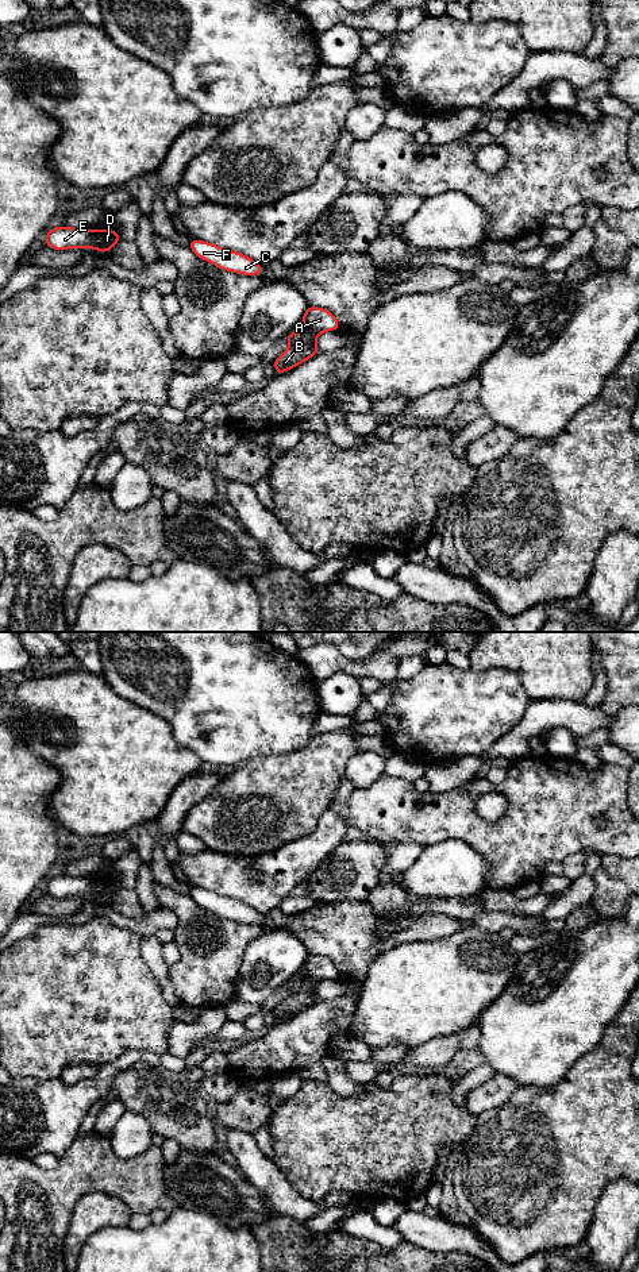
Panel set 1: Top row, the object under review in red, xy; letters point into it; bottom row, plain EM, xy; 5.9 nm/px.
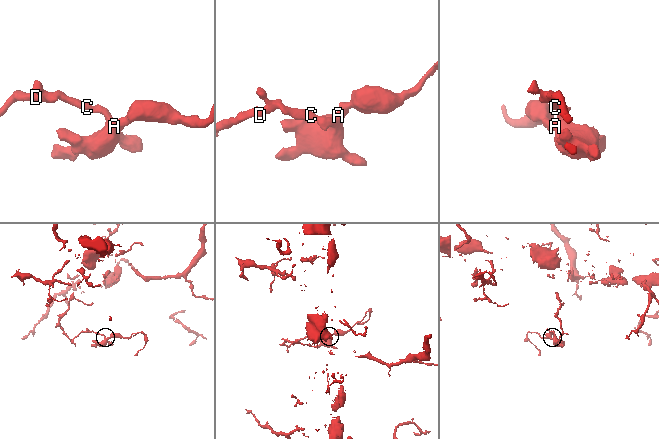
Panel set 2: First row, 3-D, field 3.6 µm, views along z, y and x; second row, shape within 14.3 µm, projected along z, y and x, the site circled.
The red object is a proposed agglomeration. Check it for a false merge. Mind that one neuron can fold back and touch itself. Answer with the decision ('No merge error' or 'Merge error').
No merge error

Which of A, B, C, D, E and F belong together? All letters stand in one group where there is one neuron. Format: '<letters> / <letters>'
A B C D E F

